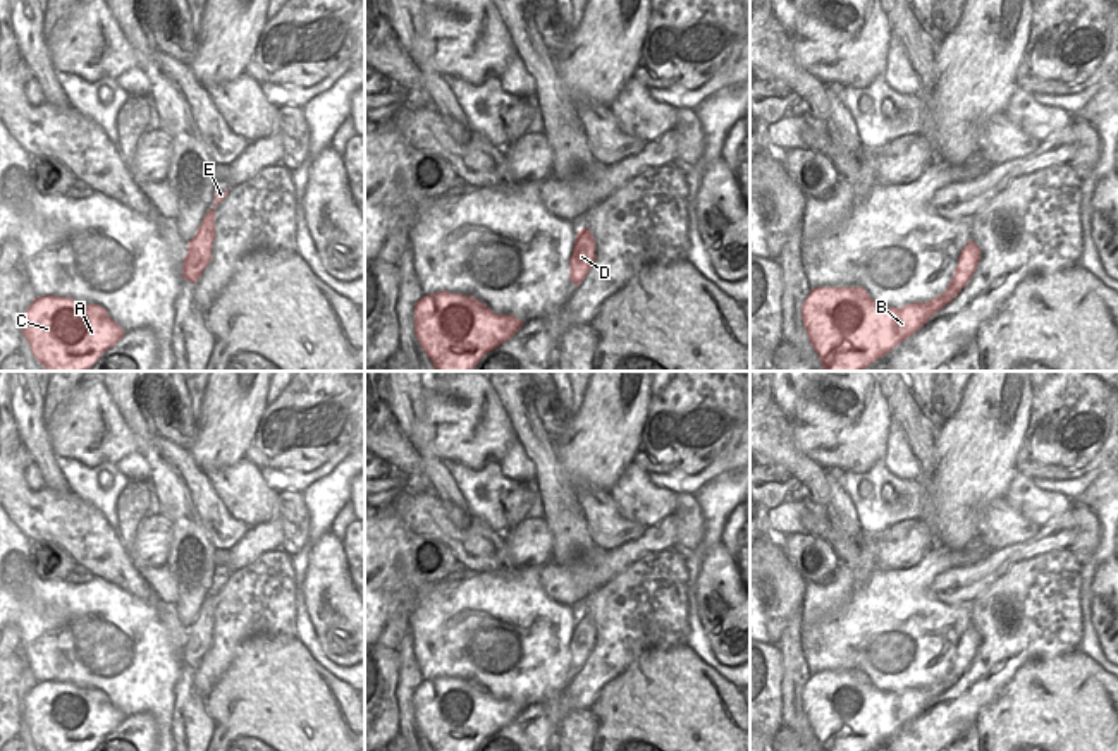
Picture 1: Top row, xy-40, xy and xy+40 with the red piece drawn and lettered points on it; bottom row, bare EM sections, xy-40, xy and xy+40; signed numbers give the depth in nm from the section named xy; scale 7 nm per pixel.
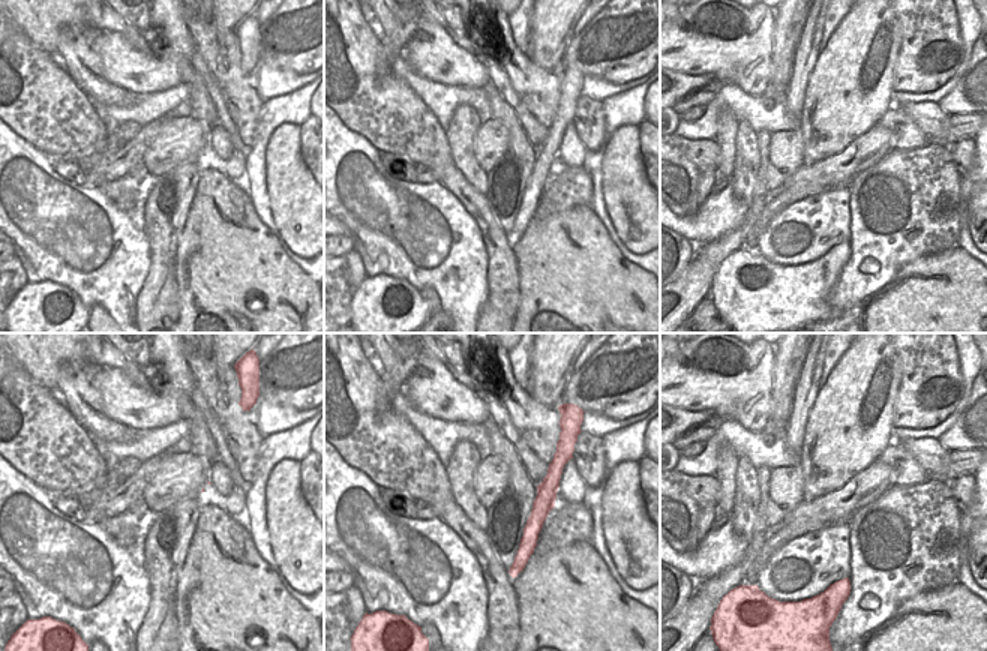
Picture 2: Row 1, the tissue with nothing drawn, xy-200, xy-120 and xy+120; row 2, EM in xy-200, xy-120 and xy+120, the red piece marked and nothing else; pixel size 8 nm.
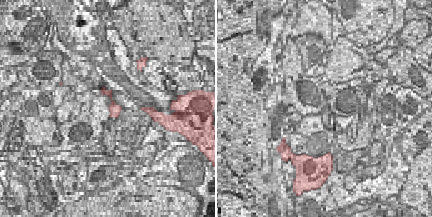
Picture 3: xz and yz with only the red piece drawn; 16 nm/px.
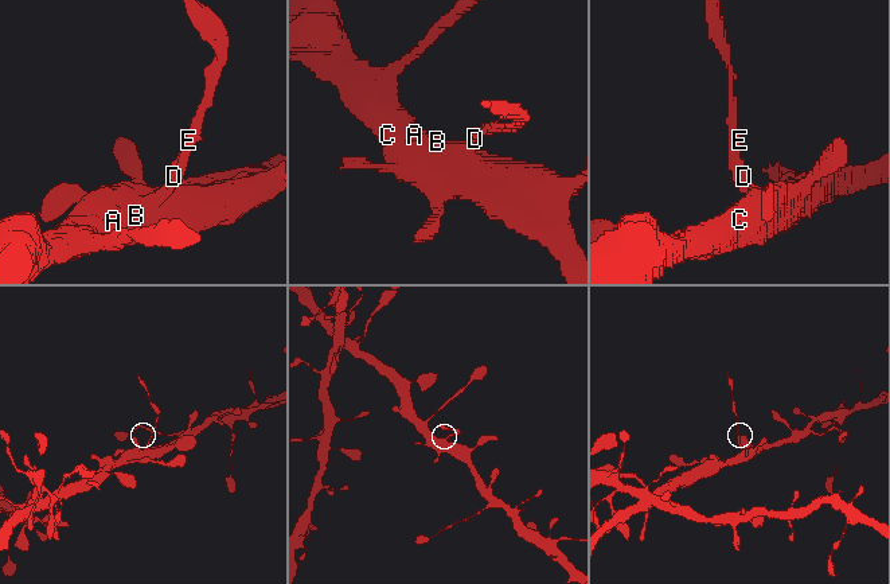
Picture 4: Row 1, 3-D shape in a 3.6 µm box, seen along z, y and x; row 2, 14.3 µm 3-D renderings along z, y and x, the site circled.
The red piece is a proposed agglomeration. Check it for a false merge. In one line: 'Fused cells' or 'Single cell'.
Fused cells

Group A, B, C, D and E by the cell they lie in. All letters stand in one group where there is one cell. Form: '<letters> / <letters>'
A B C / D E

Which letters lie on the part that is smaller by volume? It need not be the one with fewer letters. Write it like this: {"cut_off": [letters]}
{"cut_off": ["D", "E"]}

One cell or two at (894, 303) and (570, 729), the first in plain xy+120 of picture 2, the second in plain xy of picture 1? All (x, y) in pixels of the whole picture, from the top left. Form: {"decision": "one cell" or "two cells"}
{"decision": "two cells"}

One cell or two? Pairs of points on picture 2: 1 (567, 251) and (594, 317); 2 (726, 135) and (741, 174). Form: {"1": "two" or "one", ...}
{"1": "one", "2": "two"}

